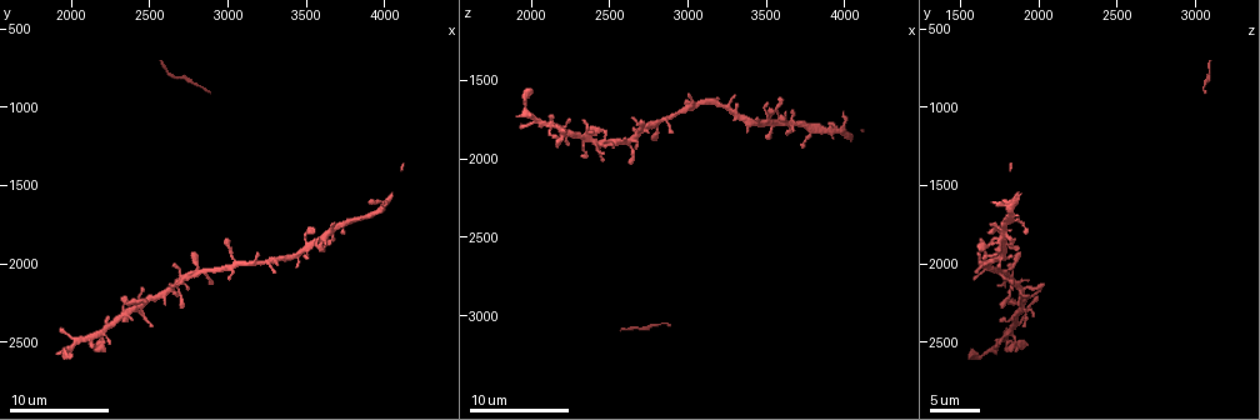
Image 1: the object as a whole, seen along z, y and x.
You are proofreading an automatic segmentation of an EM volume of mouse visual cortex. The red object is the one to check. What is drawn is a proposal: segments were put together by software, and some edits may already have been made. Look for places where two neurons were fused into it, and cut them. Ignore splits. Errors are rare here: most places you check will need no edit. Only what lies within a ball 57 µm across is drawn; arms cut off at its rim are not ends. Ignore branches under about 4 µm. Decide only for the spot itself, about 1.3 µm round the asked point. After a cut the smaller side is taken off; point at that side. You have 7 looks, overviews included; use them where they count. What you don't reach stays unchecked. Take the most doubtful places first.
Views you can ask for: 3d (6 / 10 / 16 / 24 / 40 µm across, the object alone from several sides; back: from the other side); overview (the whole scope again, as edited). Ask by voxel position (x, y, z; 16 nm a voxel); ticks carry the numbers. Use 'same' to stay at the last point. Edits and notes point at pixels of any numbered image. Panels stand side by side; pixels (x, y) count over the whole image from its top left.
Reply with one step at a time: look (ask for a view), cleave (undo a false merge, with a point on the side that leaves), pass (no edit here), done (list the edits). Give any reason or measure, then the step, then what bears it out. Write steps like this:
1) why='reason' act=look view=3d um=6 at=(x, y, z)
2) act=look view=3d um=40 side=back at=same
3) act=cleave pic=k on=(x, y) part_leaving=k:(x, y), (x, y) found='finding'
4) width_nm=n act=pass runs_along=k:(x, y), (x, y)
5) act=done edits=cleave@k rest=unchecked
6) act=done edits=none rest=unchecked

why='looks like a crossing' act=look view=3d um=10 at=(2820, 2060, 1780)

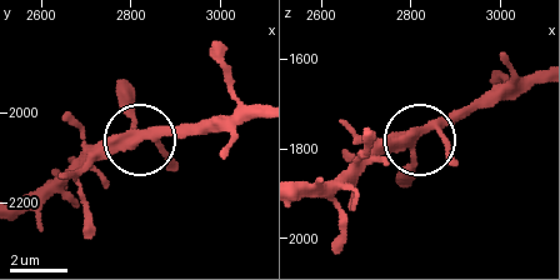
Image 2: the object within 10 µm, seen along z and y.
why='zoom in' act=look view=3d um=6 at=(2815, 2060, 1760)

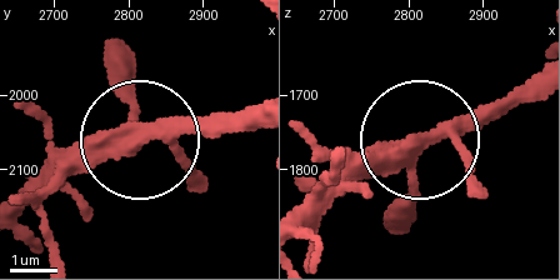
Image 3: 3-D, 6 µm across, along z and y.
arms=4 act=pass found='all the same neuron'

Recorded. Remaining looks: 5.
why='three arms meet' act=look view=3d um=6 at=(3240, 2000, 1640)

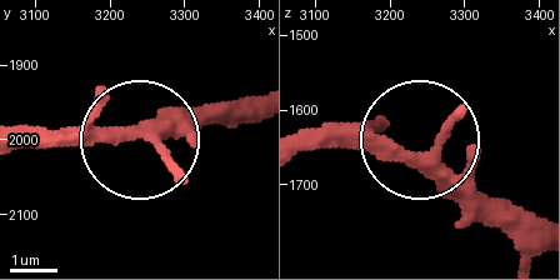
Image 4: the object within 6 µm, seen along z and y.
width_nm=260 act=pass found='one neuron here'

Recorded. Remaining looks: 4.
why='calibre changes' act=look view=3d um=6 at=(2380, 2300, 1860)

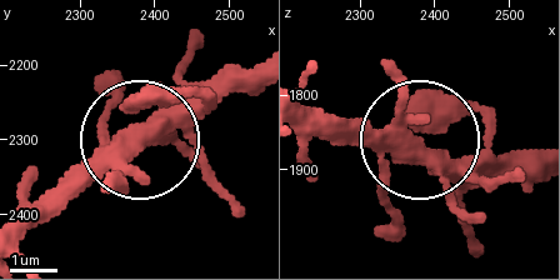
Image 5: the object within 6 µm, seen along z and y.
act=look view=3d um=6 side=back at=(2375, 2290, 1885)

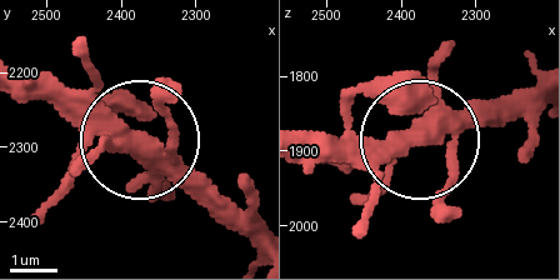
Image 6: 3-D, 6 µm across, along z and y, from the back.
width_nm=370 act=pass found='continuous, no second neuron'

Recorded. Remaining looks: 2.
act=done edits=none rest=unchecked

